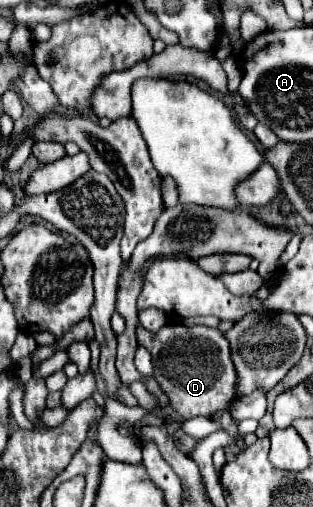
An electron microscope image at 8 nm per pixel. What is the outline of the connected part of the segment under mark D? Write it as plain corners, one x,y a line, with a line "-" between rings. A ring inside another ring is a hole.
167,325
159,333
151,333
139,327
137,343
153,355
155,379
183,419
215,415
233,403
237,393
237,371
231,359
229,341
221,331
205,325

